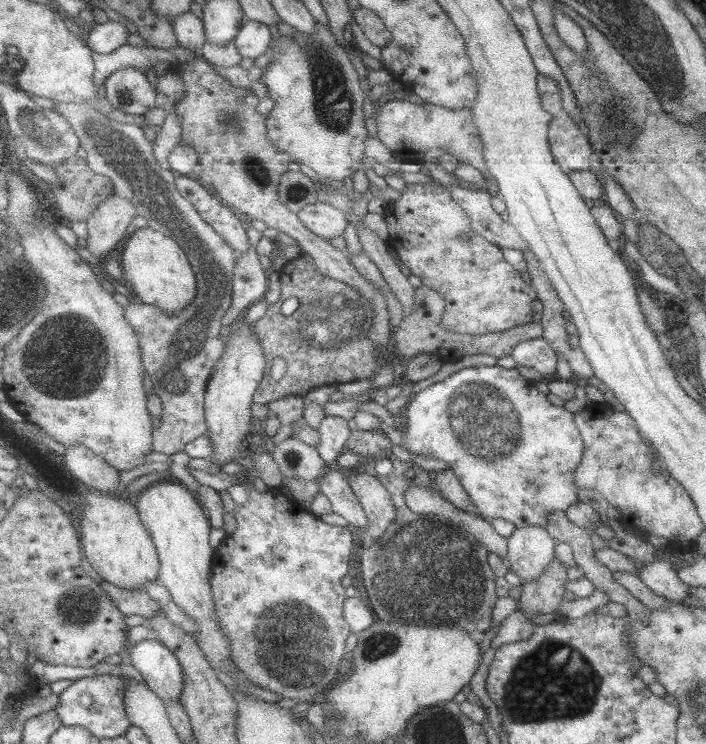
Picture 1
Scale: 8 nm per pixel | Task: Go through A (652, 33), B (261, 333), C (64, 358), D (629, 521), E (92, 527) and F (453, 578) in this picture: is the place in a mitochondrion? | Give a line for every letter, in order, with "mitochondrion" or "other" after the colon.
A: mitochondrion
B: other
C: mitochondrion
D: other
E: other
F: mitochondrion

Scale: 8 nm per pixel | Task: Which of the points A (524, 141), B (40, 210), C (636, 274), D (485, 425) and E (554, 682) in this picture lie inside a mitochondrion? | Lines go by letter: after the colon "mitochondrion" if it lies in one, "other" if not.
A: other
B: other
C: other
D: mitochondrion
E: mitochondrion

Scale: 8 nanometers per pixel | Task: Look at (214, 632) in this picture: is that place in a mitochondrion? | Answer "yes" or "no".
no

